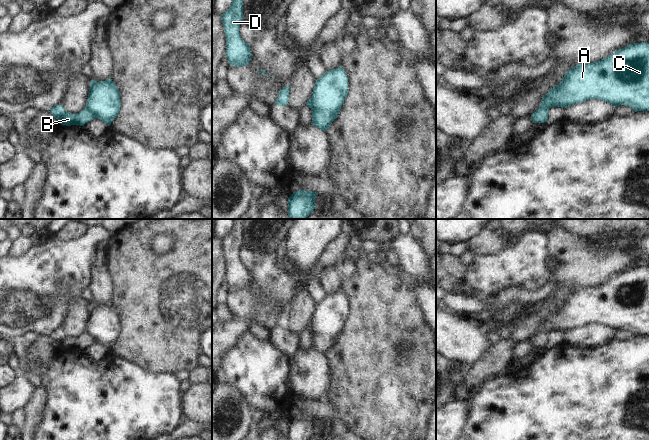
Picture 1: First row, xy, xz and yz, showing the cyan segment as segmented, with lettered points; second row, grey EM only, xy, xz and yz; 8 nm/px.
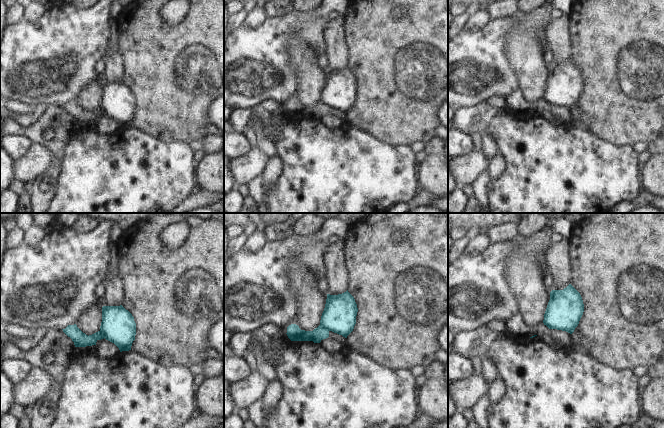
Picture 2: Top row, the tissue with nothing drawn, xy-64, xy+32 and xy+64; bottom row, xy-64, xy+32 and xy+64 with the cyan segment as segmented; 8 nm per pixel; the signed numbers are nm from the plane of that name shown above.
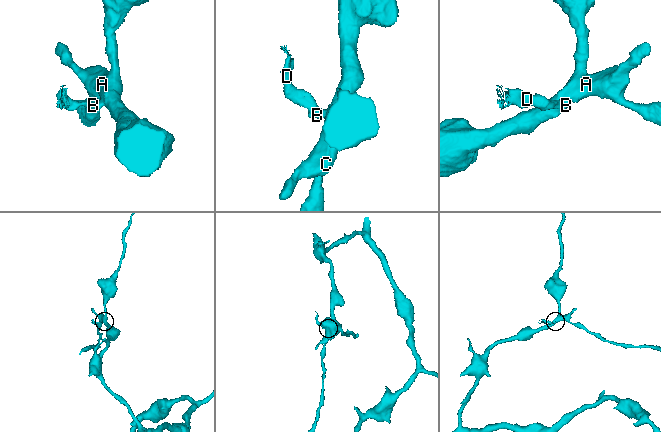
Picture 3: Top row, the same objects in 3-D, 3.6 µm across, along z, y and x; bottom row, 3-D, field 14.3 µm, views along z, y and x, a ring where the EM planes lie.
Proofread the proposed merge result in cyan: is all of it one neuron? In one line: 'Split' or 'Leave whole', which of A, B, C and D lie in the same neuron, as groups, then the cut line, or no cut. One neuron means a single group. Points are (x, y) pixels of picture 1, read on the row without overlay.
Split. Groups: A C / B D. Split along xy (86, 331), (95, 341)

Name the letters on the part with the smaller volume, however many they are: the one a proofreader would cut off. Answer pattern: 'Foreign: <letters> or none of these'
Foreign: B, D

